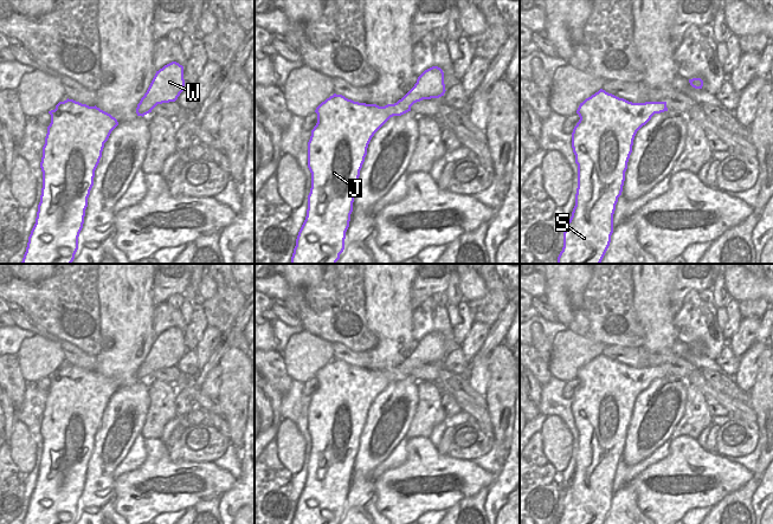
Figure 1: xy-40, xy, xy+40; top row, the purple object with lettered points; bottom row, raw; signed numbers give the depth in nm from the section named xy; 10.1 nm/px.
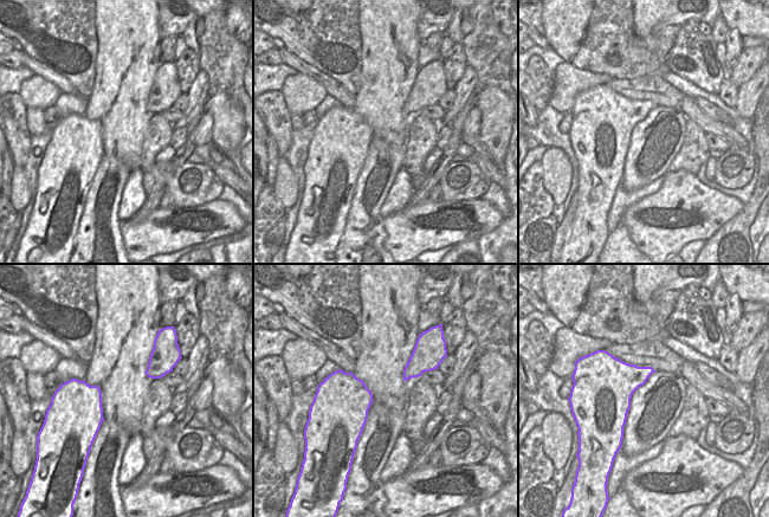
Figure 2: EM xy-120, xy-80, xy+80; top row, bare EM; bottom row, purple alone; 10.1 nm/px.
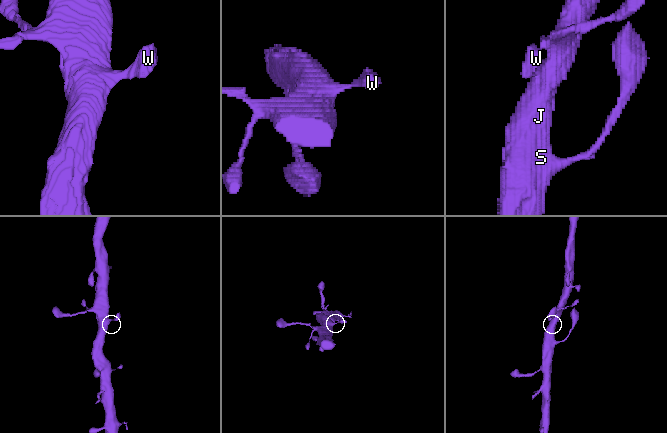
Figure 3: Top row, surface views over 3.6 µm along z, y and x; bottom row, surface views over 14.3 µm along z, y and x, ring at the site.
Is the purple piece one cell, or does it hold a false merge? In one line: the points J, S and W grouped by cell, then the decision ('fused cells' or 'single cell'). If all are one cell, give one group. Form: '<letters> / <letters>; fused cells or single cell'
J S W; single cell

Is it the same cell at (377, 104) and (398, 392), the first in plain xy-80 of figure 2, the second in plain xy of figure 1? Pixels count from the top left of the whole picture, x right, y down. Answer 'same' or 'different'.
different

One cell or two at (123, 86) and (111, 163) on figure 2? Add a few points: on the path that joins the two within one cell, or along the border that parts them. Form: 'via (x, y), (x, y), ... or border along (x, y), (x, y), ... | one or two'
border along (104, 154), (111, 154), (118, 159), (129, 172) | two

